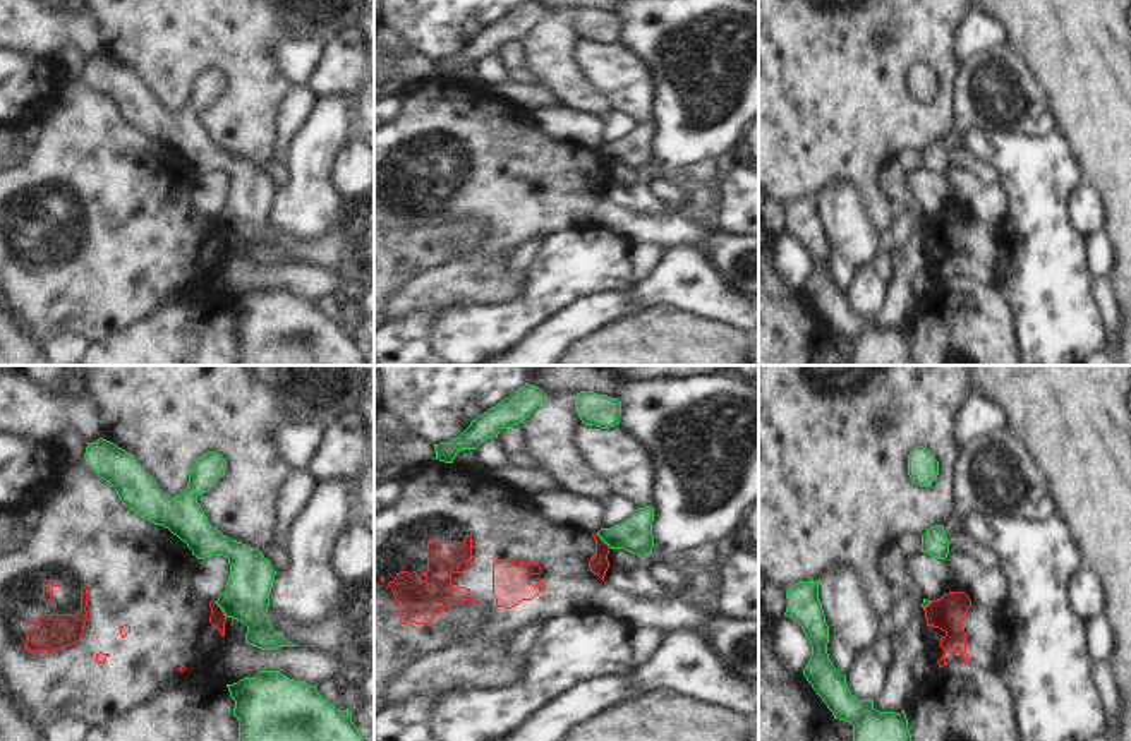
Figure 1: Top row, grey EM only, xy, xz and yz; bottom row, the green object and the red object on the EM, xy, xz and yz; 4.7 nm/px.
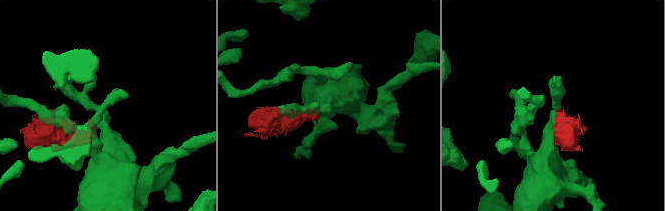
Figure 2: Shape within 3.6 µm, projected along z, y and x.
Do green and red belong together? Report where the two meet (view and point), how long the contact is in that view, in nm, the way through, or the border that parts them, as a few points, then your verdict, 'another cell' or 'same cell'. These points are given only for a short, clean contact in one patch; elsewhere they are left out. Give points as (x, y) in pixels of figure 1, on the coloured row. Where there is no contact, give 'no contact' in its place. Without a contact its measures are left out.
meets green in xy at (222, 608); contact 100 nm long; border along xy (215, 601), (227, 616); another cell

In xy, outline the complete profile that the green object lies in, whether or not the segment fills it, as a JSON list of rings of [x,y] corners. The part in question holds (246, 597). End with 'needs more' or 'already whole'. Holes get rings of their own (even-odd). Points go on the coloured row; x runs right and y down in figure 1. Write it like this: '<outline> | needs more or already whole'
[[[103,437],[94,443],[88,443],[84,458],[100,479],[115,487],[118,499],[125,508],[154,525],[168,528],[187,544],[197,559],[206,559],[211,556],[223,556],[228,559],[230,576],[225,592],[218,597],[216,604],[223,609],[227,618],[237,619],[247,626],[245,643],[261,650],[299,647],[288,642],[281,633],[275,631],[268,619],[269,593],[276,576],[276,571],[269,561],[259,549],[252,549],[223,535],[208,521],[208,516],[197,503],[197,496],[208,492],[225,475],[227,460],[221,455],[208,451],[197,458],[189,470],[187,487],[175,497],[166,496],[130,453]]] | already whole

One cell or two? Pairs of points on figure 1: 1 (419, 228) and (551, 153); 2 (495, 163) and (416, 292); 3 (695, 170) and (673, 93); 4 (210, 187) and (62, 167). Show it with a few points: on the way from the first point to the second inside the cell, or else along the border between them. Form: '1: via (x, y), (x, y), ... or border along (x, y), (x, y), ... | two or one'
1: via (452, 196), (464, 184), (519, 182) | one
2: via (500, 203), (500, 240), (464, 277), (455, 278) | one
3: border along (714, 156), (706, 156), (680, 170) | two
4: border along (198, 175), (189, 204), (215, 216) | two

